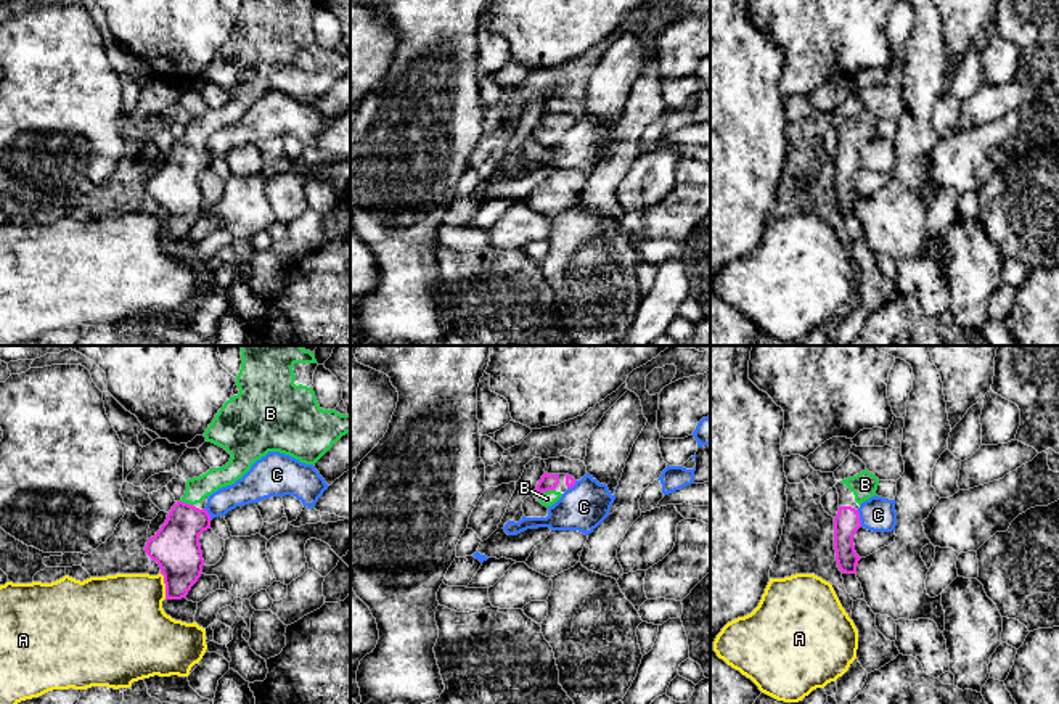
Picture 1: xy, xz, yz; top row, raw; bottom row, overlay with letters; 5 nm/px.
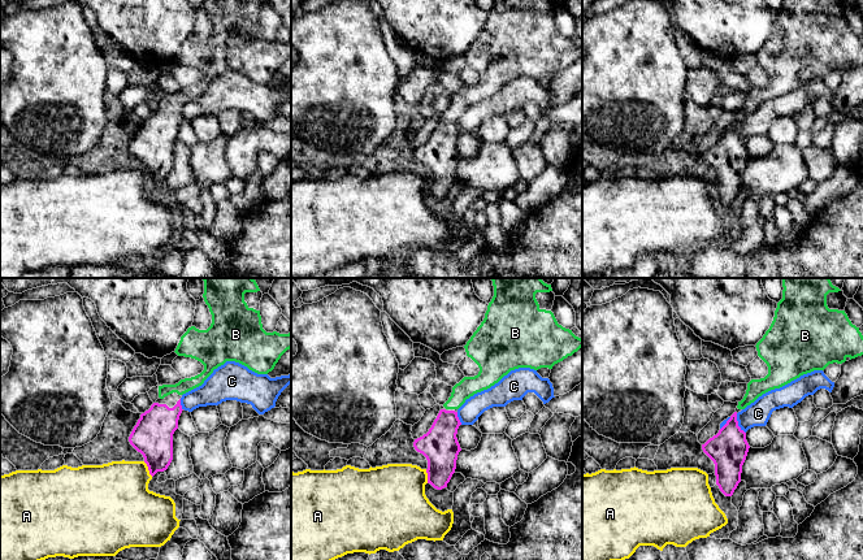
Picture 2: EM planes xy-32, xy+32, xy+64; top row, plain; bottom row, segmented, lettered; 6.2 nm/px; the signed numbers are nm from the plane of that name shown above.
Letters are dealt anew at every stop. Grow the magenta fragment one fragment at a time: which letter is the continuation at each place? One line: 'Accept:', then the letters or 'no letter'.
Accept: B

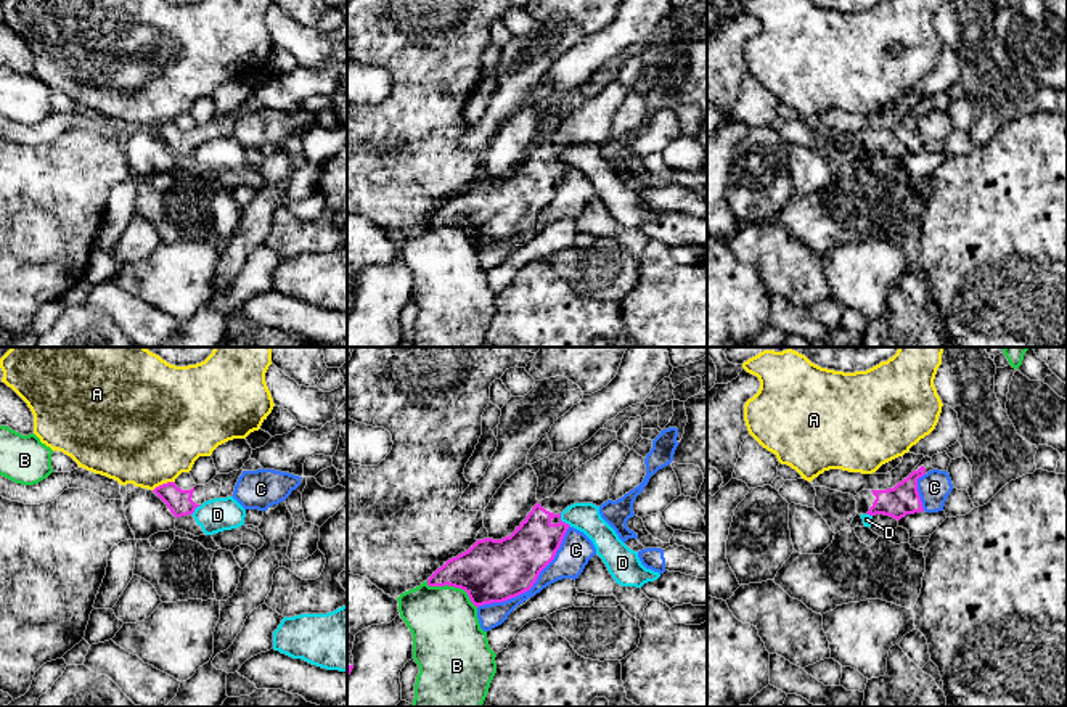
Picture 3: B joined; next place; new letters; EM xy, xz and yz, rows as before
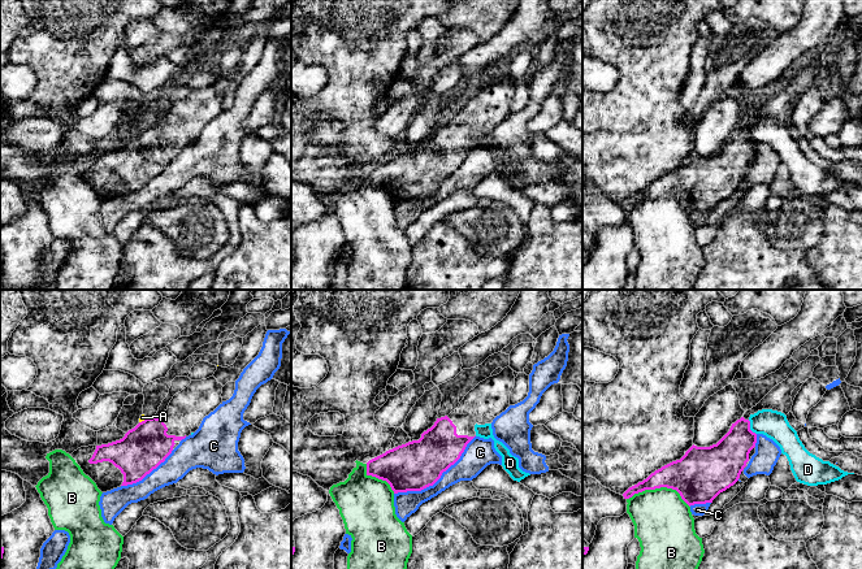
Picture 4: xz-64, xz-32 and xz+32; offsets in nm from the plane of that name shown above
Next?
Accept: no letter

